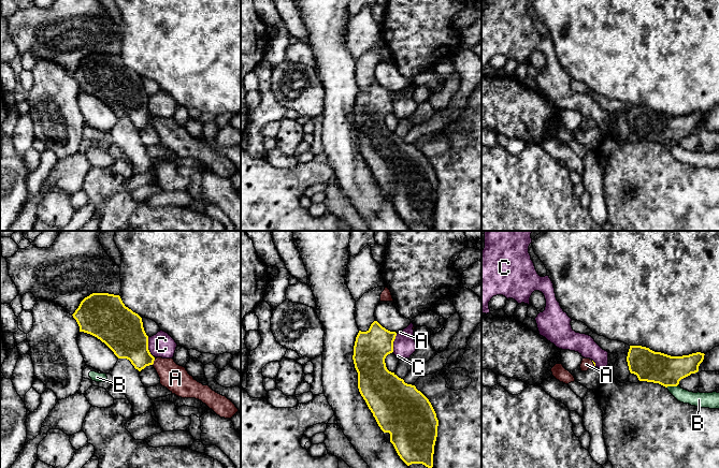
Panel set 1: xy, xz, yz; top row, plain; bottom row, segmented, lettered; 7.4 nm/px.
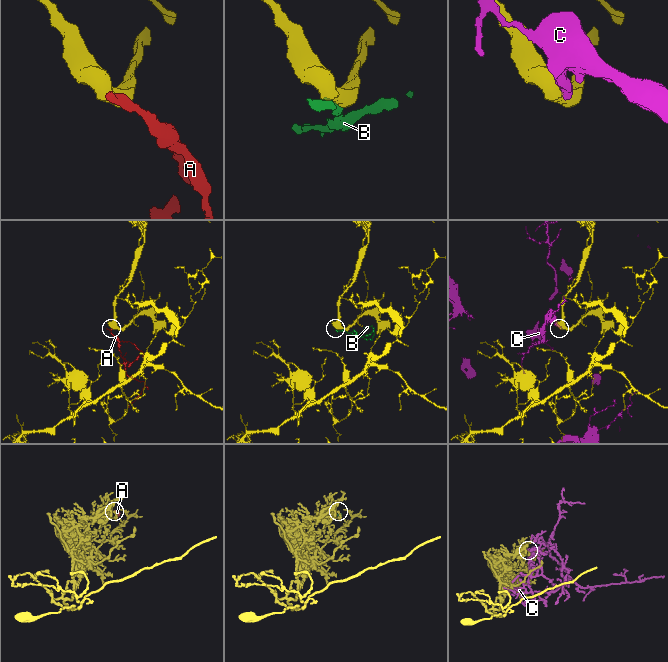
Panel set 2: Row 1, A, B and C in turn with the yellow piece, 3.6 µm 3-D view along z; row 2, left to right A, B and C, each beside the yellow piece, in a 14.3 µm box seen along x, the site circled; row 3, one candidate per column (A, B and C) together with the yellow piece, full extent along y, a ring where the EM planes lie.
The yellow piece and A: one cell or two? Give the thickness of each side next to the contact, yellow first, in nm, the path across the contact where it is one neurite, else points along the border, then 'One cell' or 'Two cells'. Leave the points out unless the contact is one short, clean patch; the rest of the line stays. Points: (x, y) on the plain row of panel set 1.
Thickness 280 nm (yellow) against 200 nm. Path across: xy (128, 99), (153, 121), (163, 126), (175, 137). One cell

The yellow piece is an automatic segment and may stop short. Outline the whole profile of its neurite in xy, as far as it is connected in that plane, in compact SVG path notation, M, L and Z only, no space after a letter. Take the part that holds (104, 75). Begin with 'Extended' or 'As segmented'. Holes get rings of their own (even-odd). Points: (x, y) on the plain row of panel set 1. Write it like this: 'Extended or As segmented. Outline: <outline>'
Extended. Outline: M92 53L85 57L75 72L80 91L90 93L104 102L118 118L127 118L141 131L153 125L160 144L182 158L196 158L217 175L231 178L239 169L208 145L203 145L173 118L155 118L148 109L142 77L125 65L119 55Z

